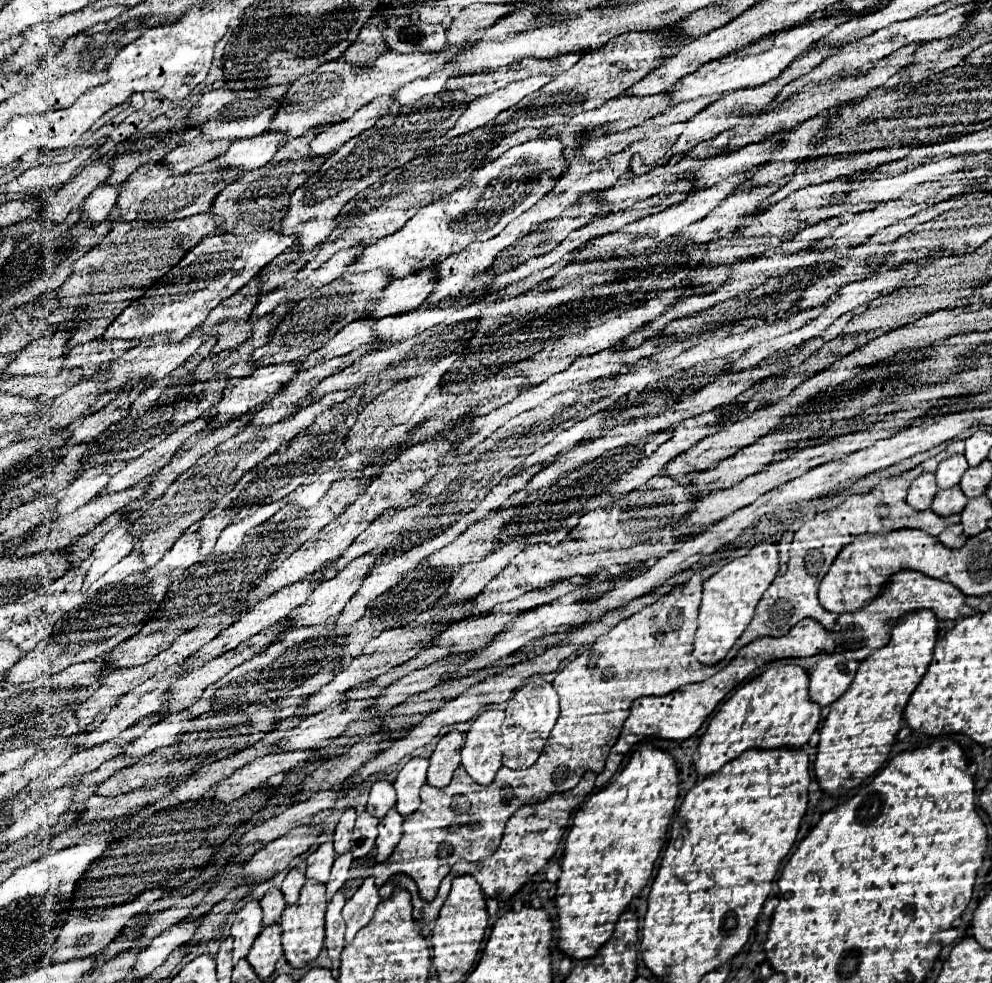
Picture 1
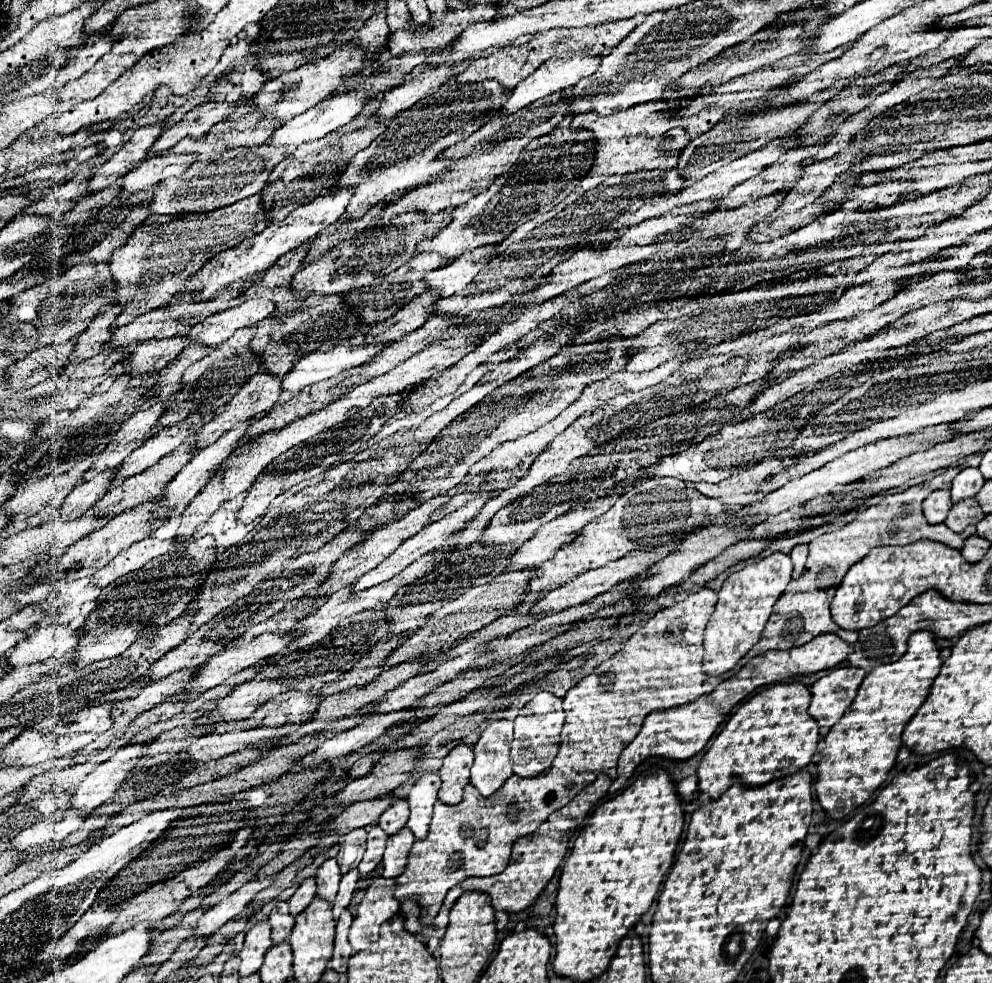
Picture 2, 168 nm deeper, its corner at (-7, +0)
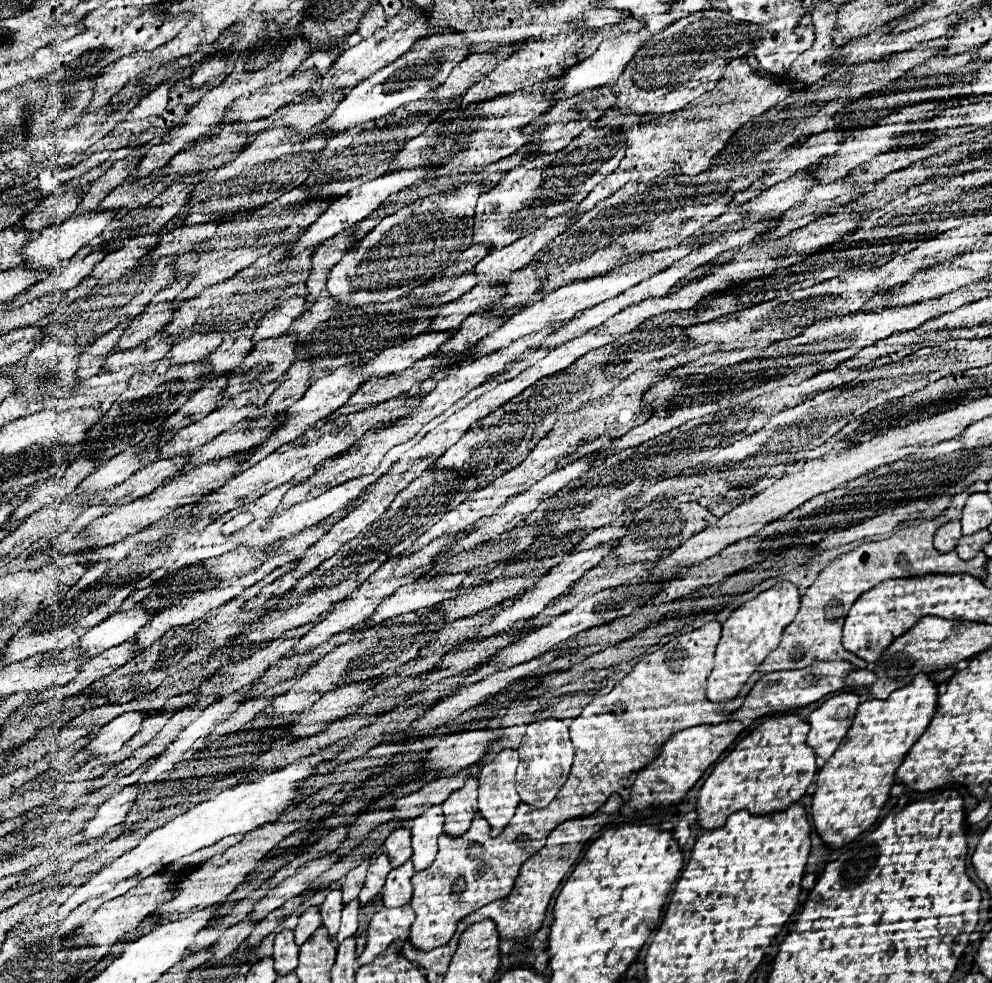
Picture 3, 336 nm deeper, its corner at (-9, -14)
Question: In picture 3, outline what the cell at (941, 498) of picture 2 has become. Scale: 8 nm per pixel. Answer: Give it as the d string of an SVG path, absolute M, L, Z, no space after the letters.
M949 520L941 528L937 528L933 544L935 544L935 548L939 552L951 552L959 538L961 538L961 524L959 524L959 520Z

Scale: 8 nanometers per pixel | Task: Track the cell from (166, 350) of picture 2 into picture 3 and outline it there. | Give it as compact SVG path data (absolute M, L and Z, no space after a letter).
M209 332L209 334L193 334L187 340L181 340L171 346L169 362L171 366L181 366L187 362L201 362L207 358L219 344L223 342L223 332Z

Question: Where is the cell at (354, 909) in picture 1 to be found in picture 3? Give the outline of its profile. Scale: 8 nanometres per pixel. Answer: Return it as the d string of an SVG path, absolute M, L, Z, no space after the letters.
M409 904L399 906L399 908L387 908L381 906L379 912L369 922L367 930L367 944L361 956L357 956L357 964L369 964L375 960L377 954L385 952L385 948L393 940L407 940L409 938L409 926L413 924L415 914Z

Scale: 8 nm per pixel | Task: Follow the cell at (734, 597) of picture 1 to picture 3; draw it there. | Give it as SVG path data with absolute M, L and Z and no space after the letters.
M777 582L769 590L759 592L755 598L747 600L741 608L733 610L723 622L721 640L715 650L715 666L707 678L707 698L711 702L731 700L739 694L741 686L755 672L755 668L773 652L781 642L781 632L793 622L799 610L799 590L791 582Z

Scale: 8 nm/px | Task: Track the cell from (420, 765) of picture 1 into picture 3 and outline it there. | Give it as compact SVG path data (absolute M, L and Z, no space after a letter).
M439 804L427 806L425 812L413 818L411 836L413 836L413 866L423 870L435 860L437 854L437 836L443 832L443 810Z

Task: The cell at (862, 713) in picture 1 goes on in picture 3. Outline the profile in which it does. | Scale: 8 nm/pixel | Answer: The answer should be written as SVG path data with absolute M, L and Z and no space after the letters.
M921 672L907 686L893 690L887 700L871 698L859 704L845 740L817 772L811 816L827 846L843 848L875 824L889 798L891 786L895 784L895 770L929 726L937 698L937 686L925 672Z

